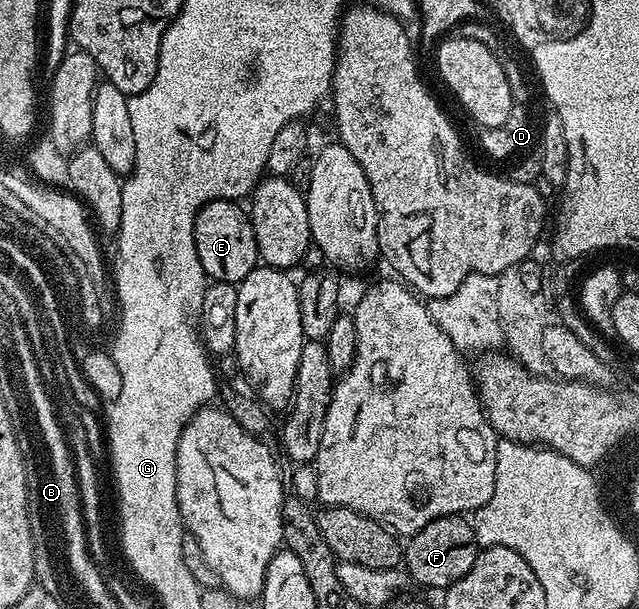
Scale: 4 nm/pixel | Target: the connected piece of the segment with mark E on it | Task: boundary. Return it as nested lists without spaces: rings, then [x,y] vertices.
[[[211,200],[200,207],[194,222],[194,238],[198,250],[198,262],[202,262],[202,270],[208,275],[209,281],[222,284],[237,285],[246,278],[261,263],[260,251],[254,238],[254,226],[251,215],[240,209],[241,205],[235,200]]]

